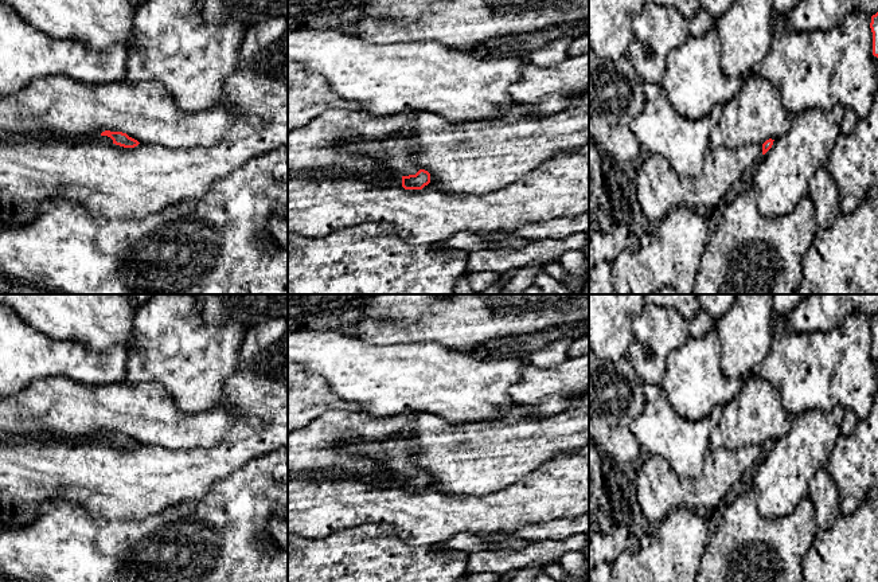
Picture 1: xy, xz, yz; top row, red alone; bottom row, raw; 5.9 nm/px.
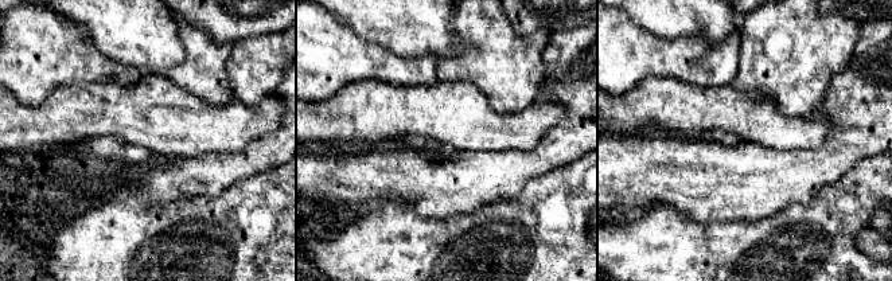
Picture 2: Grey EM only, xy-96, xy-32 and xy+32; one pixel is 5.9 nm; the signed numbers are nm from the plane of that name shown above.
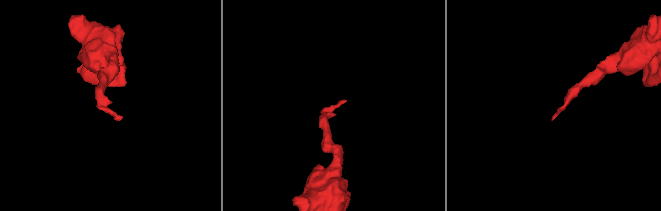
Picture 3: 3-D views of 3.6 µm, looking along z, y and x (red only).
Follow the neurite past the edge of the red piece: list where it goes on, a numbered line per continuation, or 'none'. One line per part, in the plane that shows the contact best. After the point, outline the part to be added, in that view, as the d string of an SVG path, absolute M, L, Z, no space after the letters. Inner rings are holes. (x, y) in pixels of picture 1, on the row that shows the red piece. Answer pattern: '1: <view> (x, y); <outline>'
1: xz (398, 149); M403 130L378 141L351 134L346 138L346 145L351 152L386 160L389 167L401 176L415 175L421 169L414 161L417 144Z

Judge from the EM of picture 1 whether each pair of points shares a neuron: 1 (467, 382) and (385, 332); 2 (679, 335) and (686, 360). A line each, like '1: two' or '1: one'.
1: two
2: two

